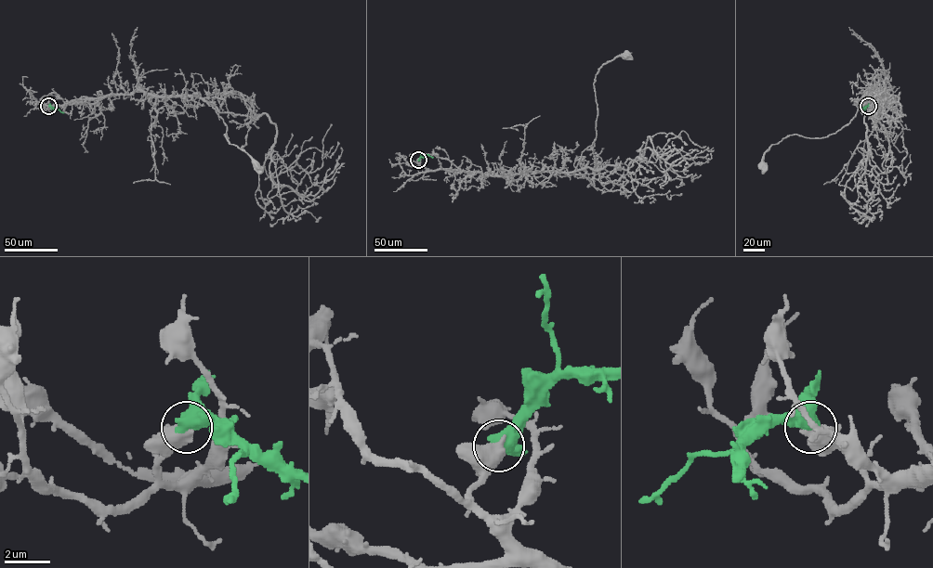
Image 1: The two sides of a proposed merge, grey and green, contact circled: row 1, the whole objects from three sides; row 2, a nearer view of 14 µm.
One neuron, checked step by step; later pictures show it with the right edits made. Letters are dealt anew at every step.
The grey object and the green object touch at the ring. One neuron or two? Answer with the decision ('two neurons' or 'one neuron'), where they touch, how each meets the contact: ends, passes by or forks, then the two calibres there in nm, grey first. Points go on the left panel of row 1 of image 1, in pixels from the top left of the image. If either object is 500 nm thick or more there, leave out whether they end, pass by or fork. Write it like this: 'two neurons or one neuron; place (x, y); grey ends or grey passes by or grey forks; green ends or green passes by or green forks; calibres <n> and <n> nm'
two neurons; place (48, 106); calibres 500 and 700 nm

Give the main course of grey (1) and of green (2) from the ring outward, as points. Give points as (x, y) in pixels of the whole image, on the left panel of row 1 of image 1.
1: (49, 106), (137, 90), (200, 96), (226, 124), (228, 142), (257, 166)
2: (49, 106), (63, 113)

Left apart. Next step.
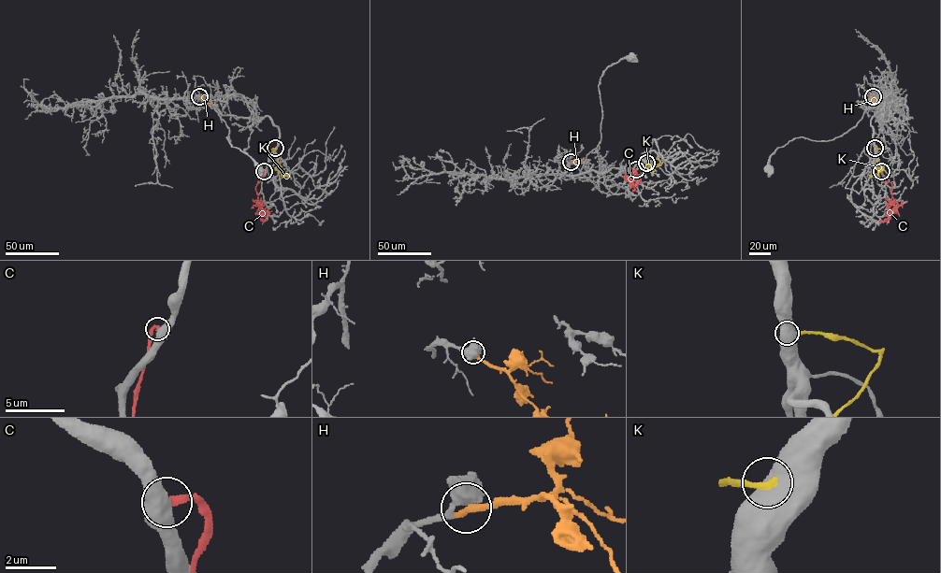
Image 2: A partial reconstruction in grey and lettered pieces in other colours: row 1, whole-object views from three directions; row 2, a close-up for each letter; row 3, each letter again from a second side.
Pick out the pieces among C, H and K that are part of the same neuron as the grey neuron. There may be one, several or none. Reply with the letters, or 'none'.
H

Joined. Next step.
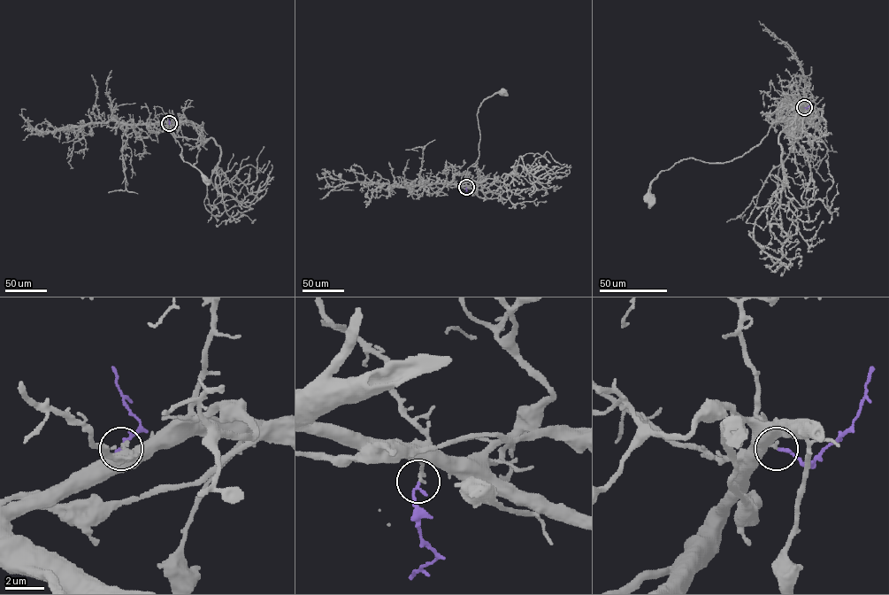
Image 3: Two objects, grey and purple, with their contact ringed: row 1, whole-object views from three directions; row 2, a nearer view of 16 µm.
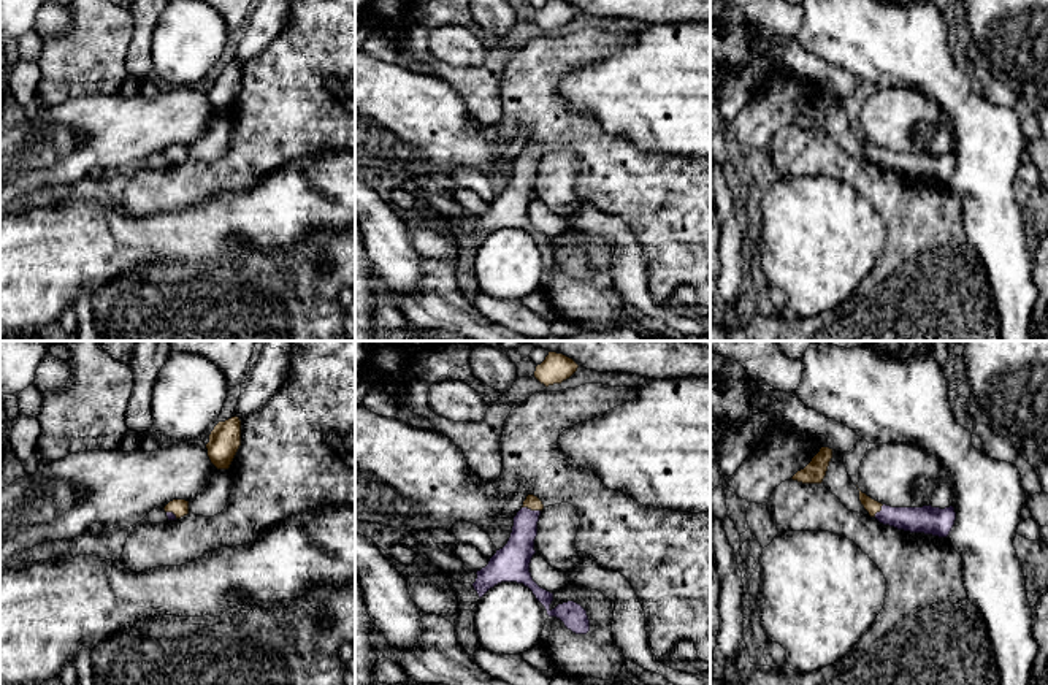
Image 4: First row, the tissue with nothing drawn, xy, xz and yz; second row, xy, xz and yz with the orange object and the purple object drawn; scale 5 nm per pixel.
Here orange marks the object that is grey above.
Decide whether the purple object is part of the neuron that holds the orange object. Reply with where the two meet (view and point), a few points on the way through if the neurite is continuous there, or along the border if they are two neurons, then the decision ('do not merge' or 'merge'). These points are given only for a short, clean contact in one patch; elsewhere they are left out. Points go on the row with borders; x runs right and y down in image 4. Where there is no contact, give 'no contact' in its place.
contact xz (531, 509); way xz (531, 501), (531, 509), (516, 555); merge

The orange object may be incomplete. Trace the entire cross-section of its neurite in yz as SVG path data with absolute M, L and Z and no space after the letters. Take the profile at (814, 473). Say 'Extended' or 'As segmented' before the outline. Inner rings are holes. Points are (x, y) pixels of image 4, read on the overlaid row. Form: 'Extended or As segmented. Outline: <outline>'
As segmented. Outline: M821 447L812 461L804 469L797 471L791 479L802 484L821 484L831 458L832 449Z

